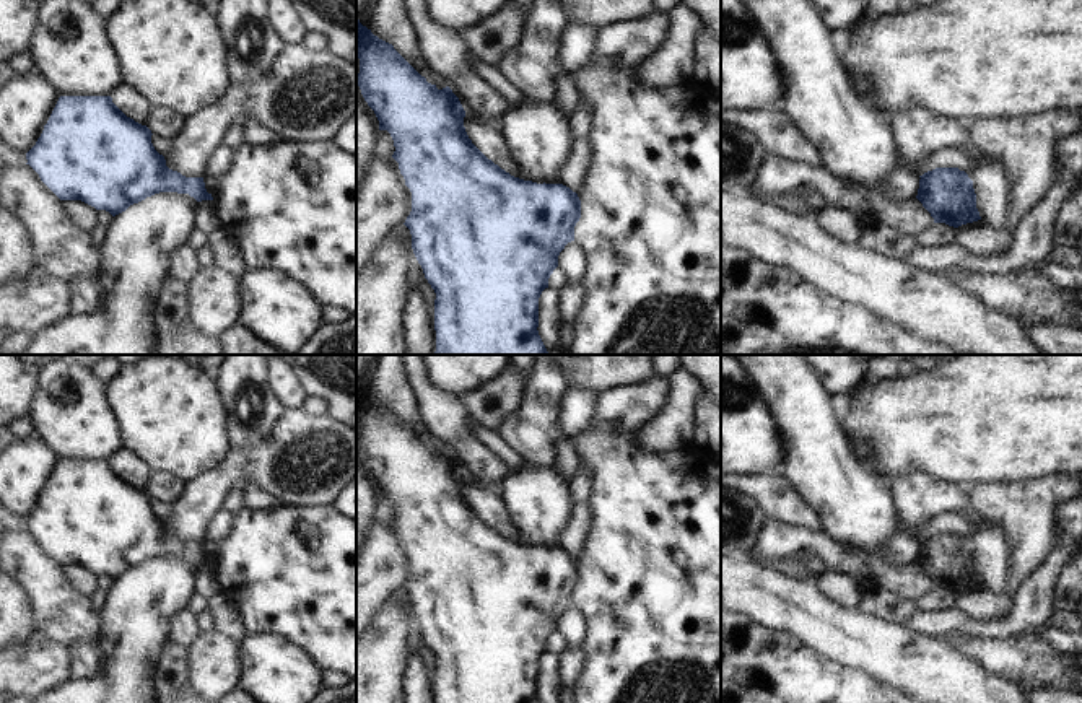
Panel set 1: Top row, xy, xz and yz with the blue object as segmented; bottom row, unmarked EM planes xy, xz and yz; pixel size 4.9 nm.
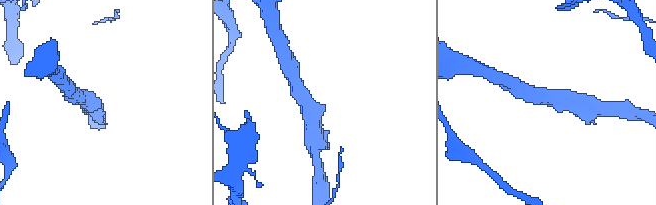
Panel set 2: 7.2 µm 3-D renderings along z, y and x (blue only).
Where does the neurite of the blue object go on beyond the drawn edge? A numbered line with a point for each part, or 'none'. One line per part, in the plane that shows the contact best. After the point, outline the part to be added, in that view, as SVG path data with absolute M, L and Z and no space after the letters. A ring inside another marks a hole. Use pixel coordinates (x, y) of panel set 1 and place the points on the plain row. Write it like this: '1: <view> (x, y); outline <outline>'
none

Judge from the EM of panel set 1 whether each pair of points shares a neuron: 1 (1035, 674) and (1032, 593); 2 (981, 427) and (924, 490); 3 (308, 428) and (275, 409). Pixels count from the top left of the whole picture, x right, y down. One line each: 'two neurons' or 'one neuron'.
1: two neurons
2: two neurons
3: two neurons

